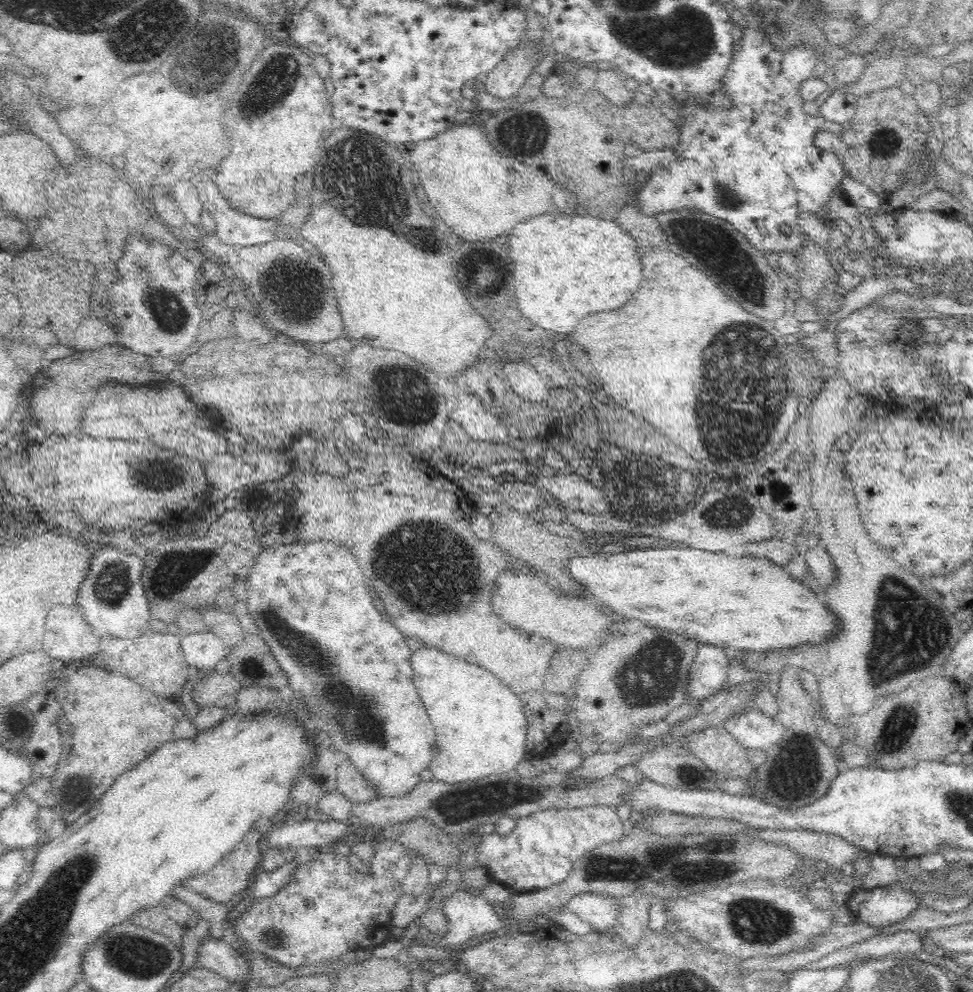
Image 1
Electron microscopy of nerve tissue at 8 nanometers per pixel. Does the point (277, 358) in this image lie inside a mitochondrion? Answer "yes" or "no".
no

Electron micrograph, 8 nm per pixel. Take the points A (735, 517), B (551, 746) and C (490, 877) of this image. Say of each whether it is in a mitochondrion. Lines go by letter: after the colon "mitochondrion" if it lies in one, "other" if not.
A: mitochondrion
B: other
C: other

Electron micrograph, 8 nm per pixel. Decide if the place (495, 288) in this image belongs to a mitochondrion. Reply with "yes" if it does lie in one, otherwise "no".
no

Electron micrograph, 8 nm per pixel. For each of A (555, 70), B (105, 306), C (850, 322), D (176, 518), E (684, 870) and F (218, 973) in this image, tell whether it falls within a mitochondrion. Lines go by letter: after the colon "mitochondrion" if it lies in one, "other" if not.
A: other
B: other
C: other
D: other
E: mitochondrion
F: other

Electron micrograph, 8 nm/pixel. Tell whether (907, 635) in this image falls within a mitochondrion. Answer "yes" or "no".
yes

